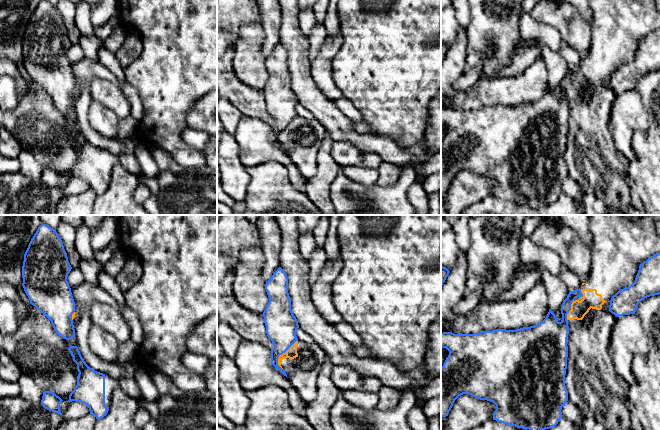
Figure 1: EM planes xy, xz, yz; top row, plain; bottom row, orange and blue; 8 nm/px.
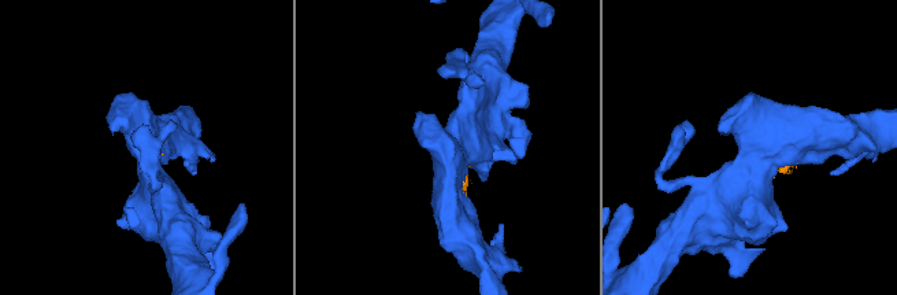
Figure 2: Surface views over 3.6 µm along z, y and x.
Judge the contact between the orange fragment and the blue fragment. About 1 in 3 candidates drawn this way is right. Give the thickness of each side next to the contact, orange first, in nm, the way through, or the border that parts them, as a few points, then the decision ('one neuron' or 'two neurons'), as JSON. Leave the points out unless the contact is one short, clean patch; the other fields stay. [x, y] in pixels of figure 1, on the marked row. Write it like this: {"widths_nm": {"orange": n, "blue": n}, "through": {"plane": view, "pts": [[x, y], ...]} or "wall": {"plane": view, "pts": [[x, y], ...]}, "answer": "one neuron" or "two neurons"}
{"widths_nm": {"orange": 90, "blue": 260}, "answer": "two neurons"}

